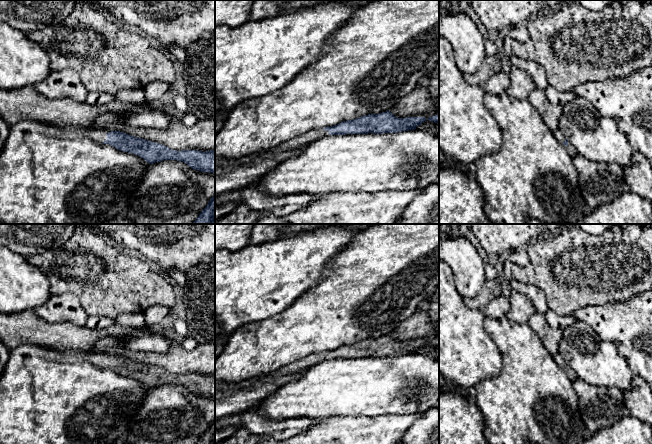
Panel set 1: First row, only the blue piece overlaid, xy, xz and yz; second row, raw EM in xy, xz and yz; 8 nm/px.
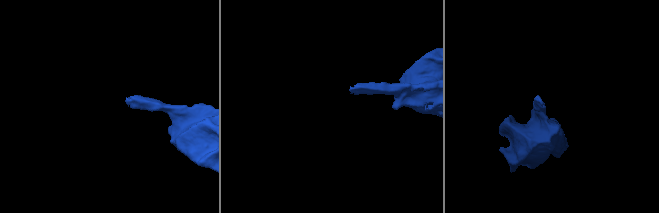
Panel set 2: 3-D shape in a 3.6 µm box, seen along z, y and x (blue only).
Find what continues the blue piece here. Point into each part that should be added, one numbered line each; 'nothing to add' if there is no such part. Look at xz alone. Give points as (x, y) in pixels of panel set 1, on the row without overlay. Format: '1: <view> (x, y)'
1: xz (300, 365)

